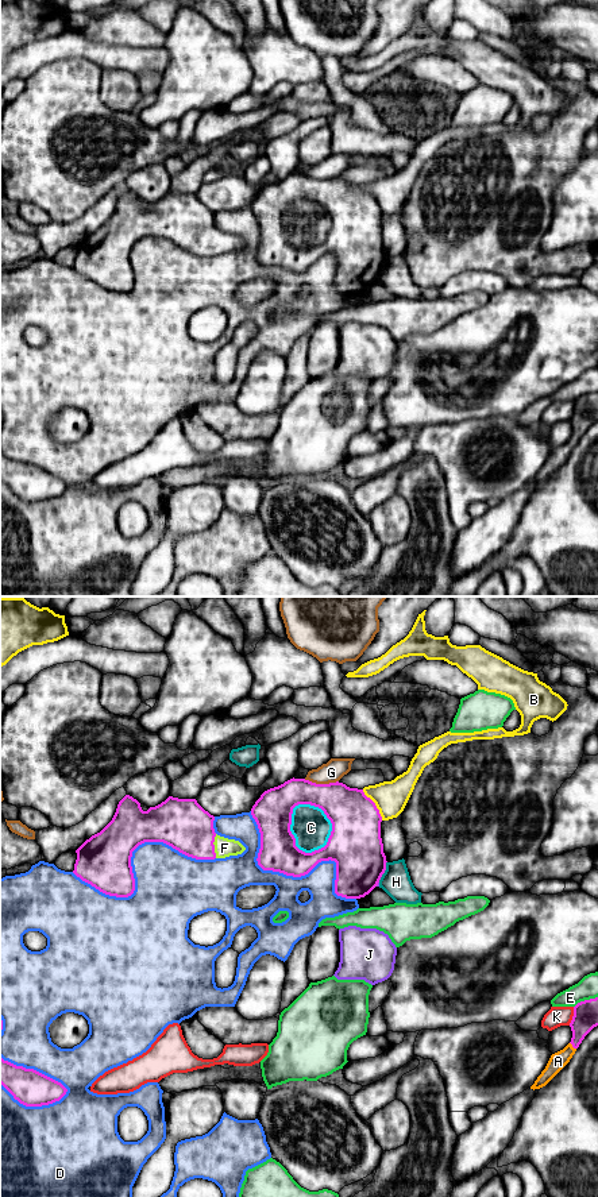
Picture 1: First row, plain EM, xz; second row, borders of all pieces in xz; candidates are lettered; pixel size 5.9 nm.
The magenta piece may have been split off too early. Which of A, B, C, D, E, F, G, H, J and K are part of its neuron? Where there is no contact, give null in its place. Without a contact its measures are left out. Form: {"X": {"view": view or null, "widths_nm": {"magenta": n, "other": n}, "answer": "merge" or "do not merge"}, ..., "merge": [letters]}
{"A": {"view": "xz", "widths_nm": {"magenta": 150, "other": 100}, "answer": "merge"}, "B": {"view": "xz", "widths_nm": {"magenta": 300, "other": 200}, "answer": "do not merge"}, "C": {"view": "xz", "widths_nm": {"magenta": 320, "other": 220}, "answer": "merge"}, "D": {"view": "xz", "widths_nm": {"magenta": 320, "other": 380}, "answer": "do not merge"}, "E": {"view": "xz", "widths_nm": {"magenta": 150, "other": 130}, "answer": "do not merge"}, "F": {"view": "xz", "widths_nm": {"magenta": 300, "other": 110}, "answer": "merge"}, "G": {"view": "xz", "widths_nm": {"magenta": 280, "other": 130}, "answer": "do not merge"}, "H": {"view": "xz", "widths_nm": {"magenta": 320, "other": 180}, "answer": "do not merge"}, "J": {"view": "xz", "widths_nm": {"magenta": 320, "other": 20}, "answer": "do not merge"}, "K": {"view": "xz", "widths_nm": {"magenta": 150, "other": 120}, "answer": "do not merge"}, "merge": ["A", "C", "F"]}

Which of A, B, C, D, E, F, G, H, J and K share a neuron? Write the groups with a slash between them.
A C F / B / D / E / G / H / J / K

